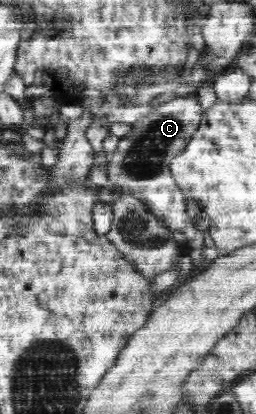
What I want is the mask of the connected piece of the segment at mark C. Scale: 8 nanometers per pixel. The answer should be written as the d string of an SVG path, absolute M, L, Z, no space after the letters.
M177 91L173 99L159 103L154 110L132 124L133 133L120 138L115 155L109 156L107 161L108 181L117 185L123 194L131 194L140 199L170 229L174 239L189 249L205 248L204 233L189 221L190 201L178 188L170 170L170 161L186 148L199 129L203 112L195 92Z

